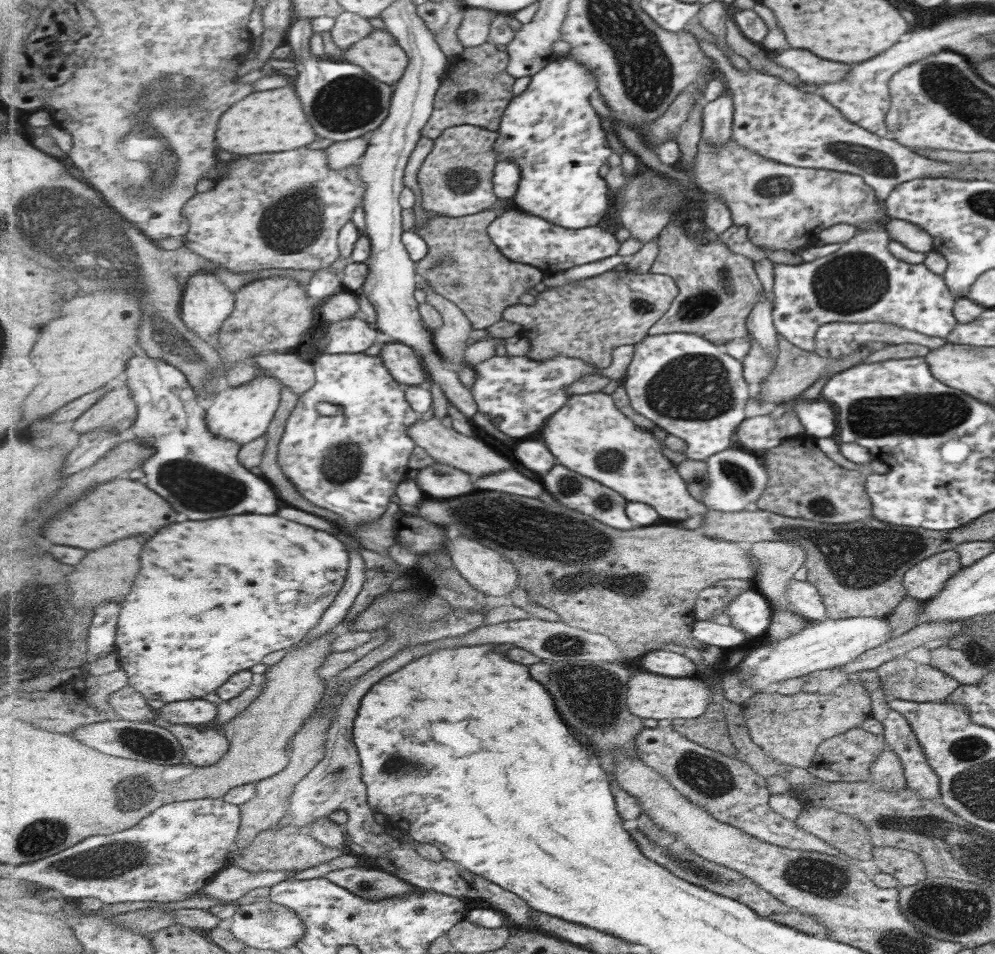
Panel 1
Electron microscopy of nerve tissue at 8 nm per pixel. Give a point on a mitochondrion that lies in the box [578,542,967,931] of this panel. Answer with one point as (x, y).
(819, 878)

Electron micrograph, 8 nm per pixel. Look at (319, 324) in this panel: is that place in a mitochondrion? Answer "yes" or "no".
no

